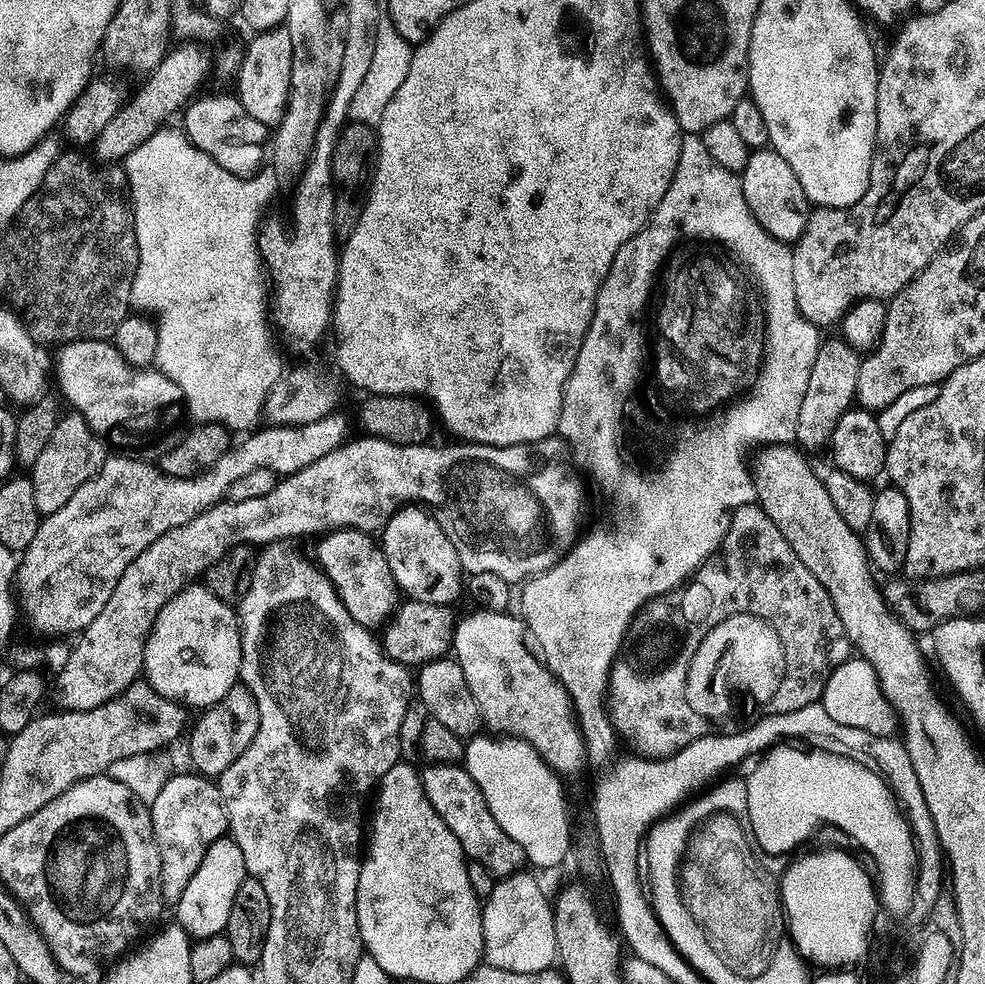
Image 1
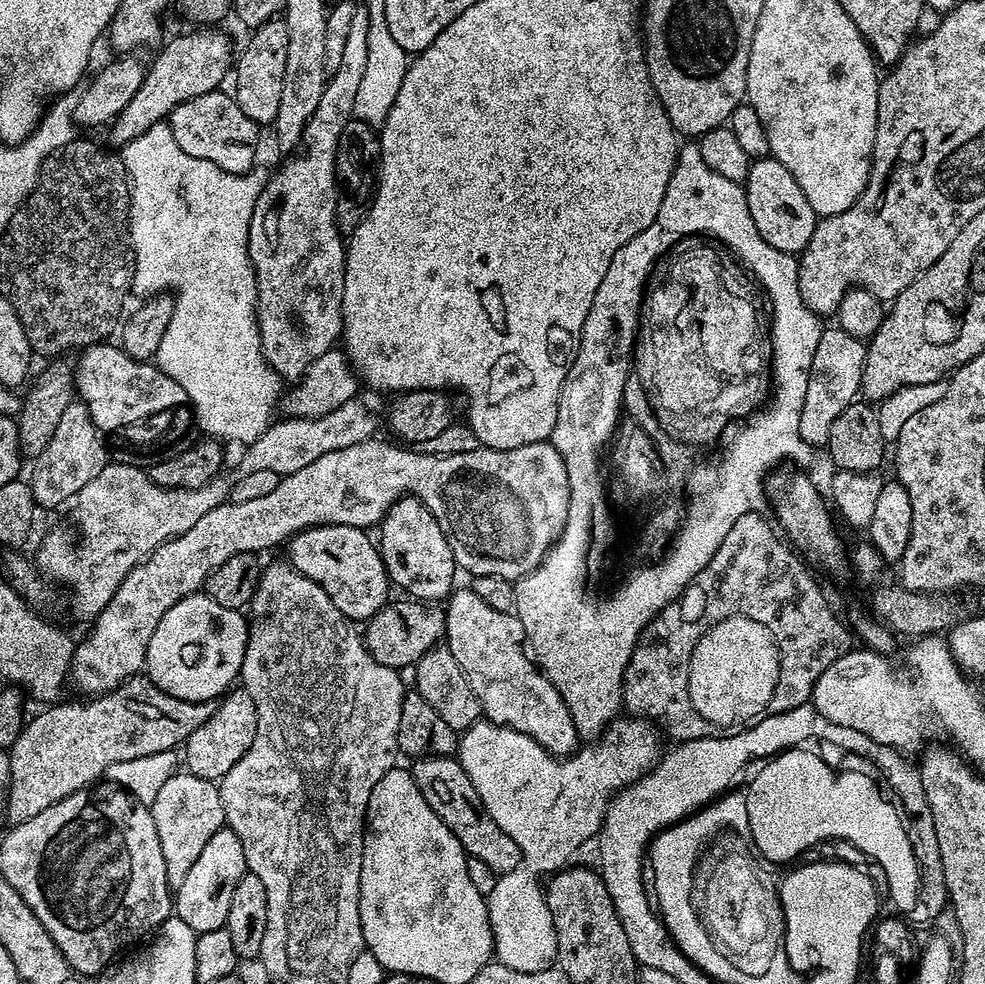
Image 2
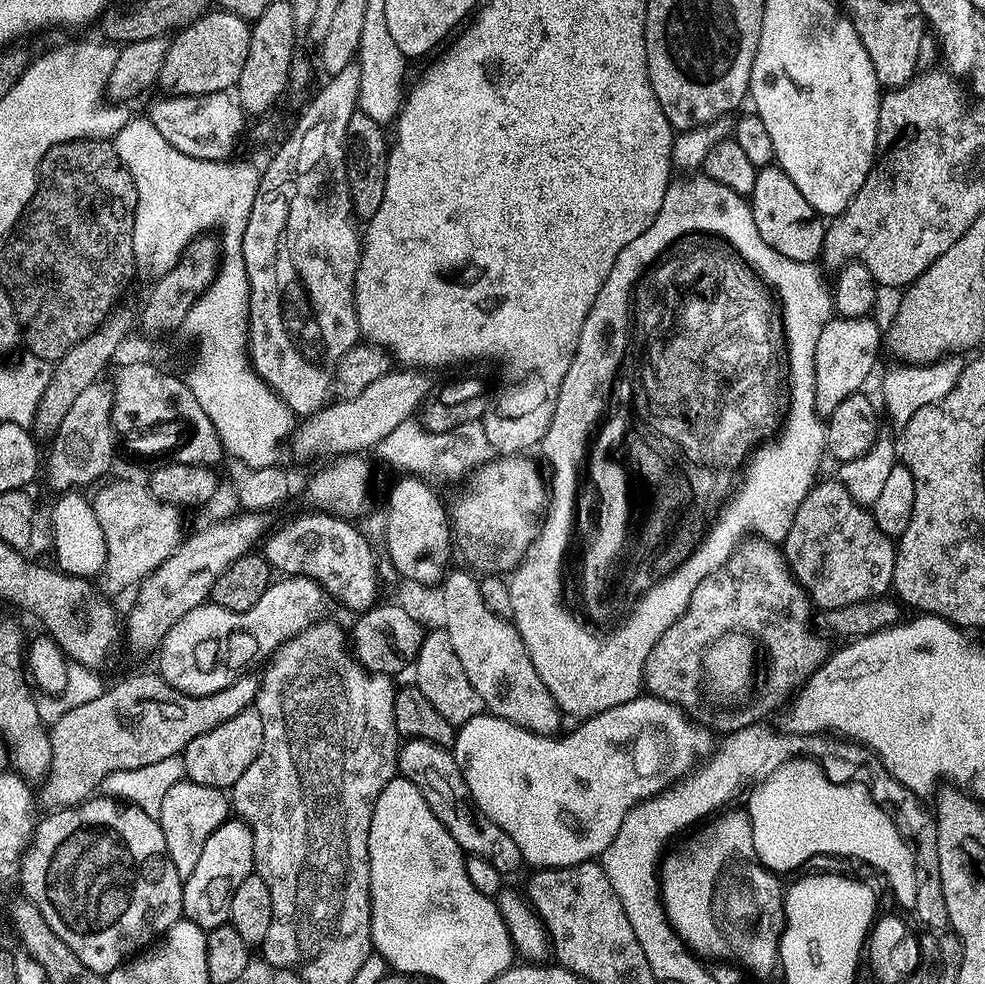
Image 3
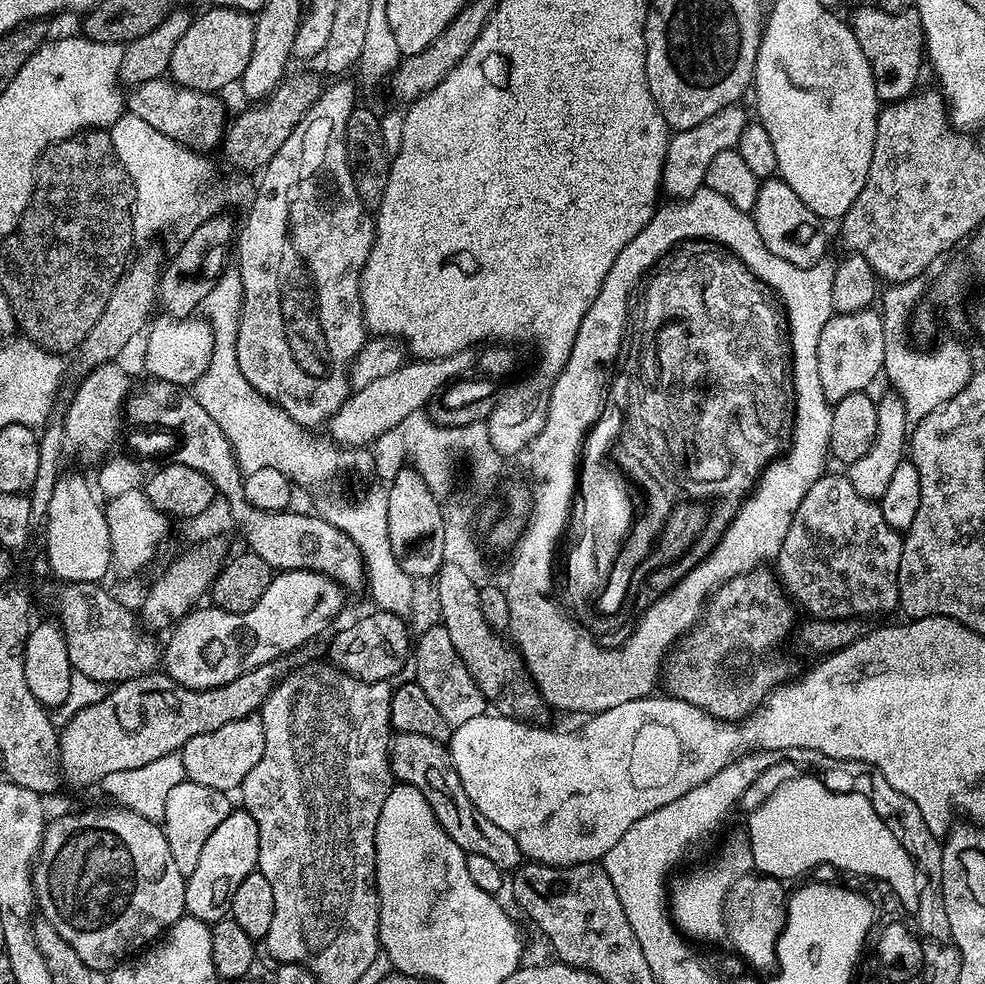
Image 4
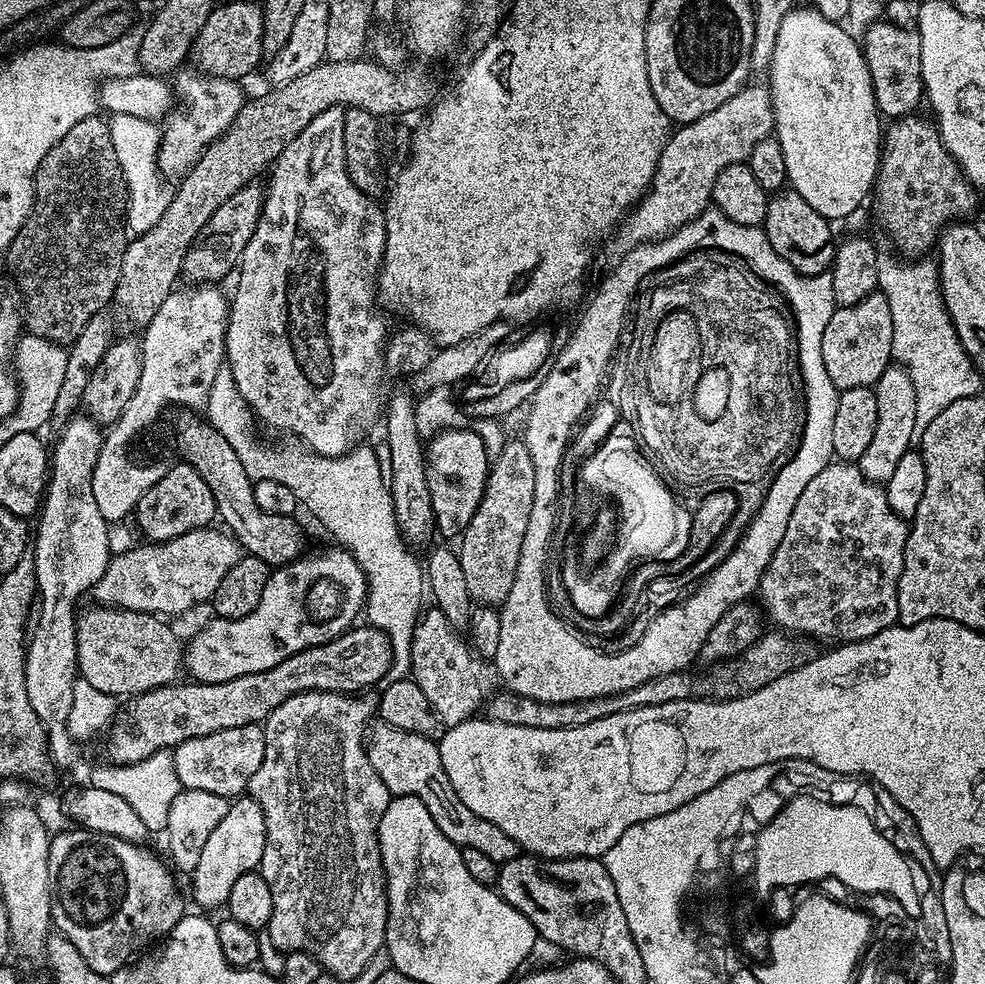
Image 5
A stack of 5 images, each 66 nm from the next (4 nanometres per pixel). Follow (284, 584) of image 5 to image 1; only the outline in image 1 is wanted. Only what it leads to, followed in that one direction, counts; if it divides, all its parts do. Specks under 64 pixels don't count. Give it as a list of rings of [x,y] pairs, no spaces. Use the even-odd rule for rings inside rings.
[[[200,582],[189,583],[187,588],[172,596],[164,604],[170,608],[170,688],[162,688],[162,695],[181,706],[203,710],[211,708],[231,688],[237,687],[242,666],[240,626],[233,605],[219,600]]]

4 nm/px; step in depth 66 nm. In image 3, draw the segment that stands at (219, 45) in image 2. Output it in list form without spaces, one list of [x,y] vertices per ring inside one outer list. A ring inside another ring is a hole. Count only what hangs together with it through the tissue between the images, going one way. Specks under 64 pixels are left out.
[[[210,10],[167,41],[158,88],[168,96],[201,96],[235,89],[249,46],[249,21],[238,18],[233,12]]]

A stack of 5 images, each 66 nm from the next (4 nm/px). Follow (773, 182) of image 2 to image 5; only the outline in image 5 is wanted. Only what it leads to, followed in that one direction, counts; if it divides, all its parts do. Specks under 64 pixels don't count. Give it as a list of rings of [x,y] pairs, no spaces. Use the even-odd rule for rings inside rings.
[[[781,190],[775,193],[768,201],[766,218],[762,225],[766,238],[770,238],[770,246],[796,272],[804,276],[817,276],[828,272],[832,267],[832,260],[836,257],[837,241],[832,240],[833,225],[830,221],[818,214],[806,199],[793,190]]]

